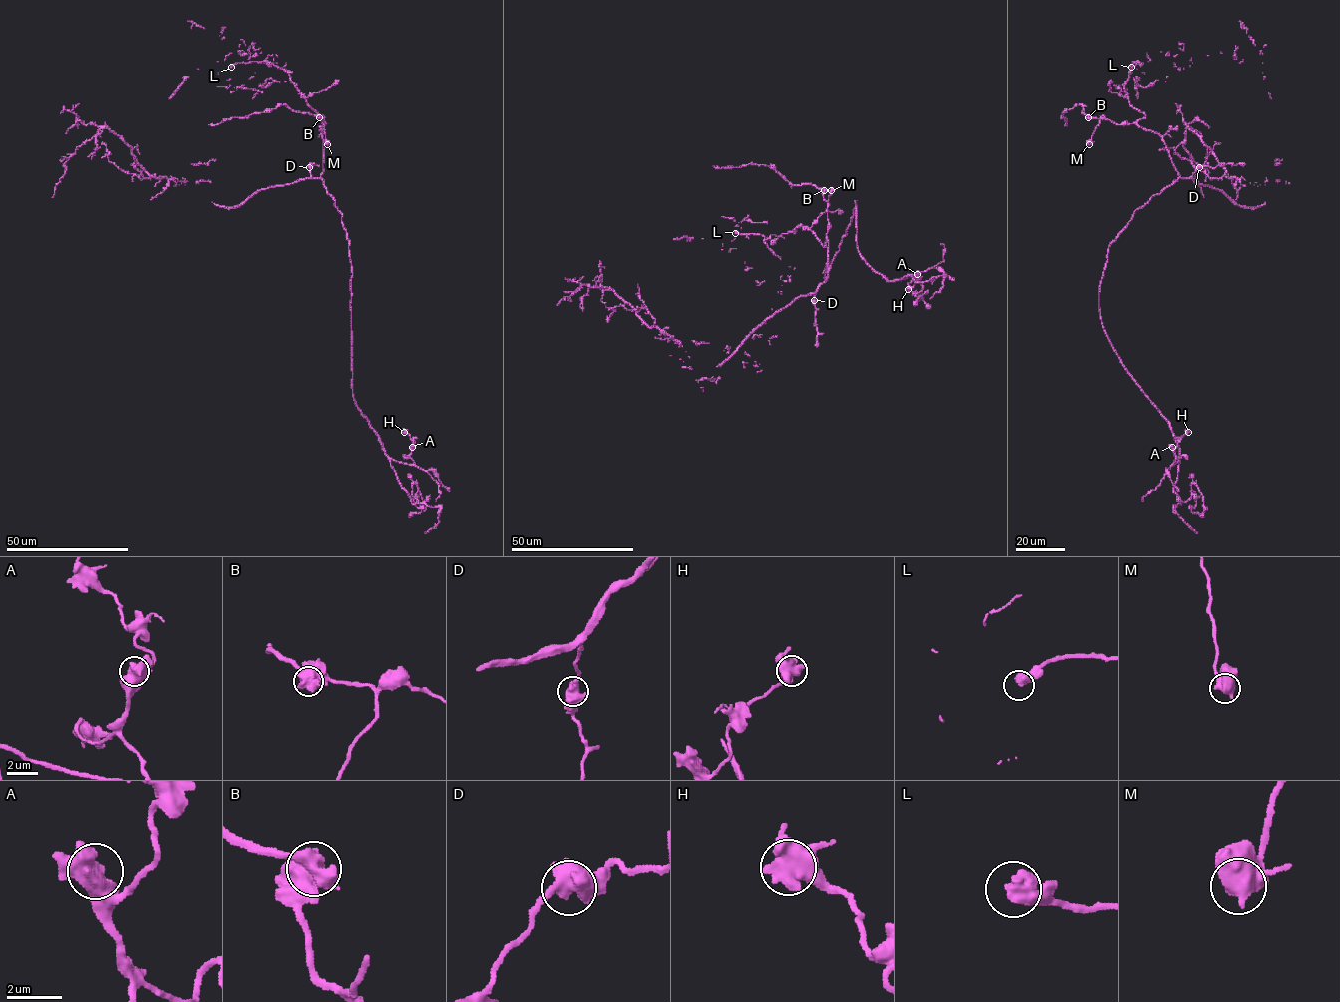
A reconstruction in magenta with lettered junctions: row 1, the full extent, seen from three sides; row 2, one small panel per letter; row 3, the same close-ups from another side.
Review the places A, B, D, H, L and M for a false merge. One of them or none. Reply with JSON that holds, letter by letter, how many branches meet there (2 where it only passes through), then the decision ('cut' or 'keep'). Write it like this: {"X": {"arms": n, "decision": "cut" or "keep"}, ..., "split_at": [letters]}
{"A": {"arms": 2, "decision": "keep"}, "B": {"arms": 1, "decision": "cut"}, "D": {"arms": 2, "decision": "keep"}, "H": {"arms": 2, "decision": "keep"}, "L": {"arms": 1, "decision": "keep"}, "M": {"arms": 2, "decision": "keep"}, "split_at": ["B"]}

